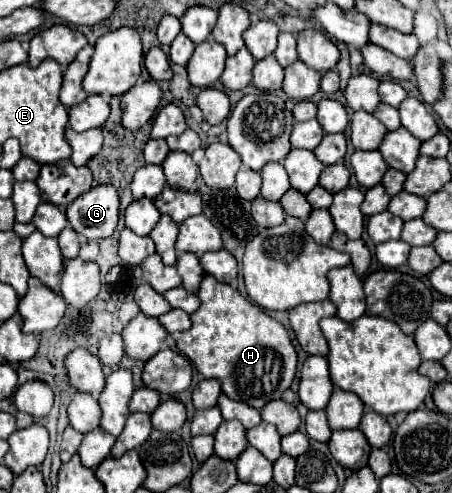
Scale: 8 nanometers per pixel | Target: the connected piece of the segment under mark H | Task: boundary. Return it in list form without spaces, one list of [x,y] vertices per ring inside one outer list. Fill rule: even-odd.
[[[209,274],[197,296],[201,306],[191,314],[191,328],[177,338],[179,352],[195,364],[203,378],[217,378],[231,400],[243,400],[261,410],[267,402],[281,398],[291,386],[297,366],[297,352],[283,324]]]

